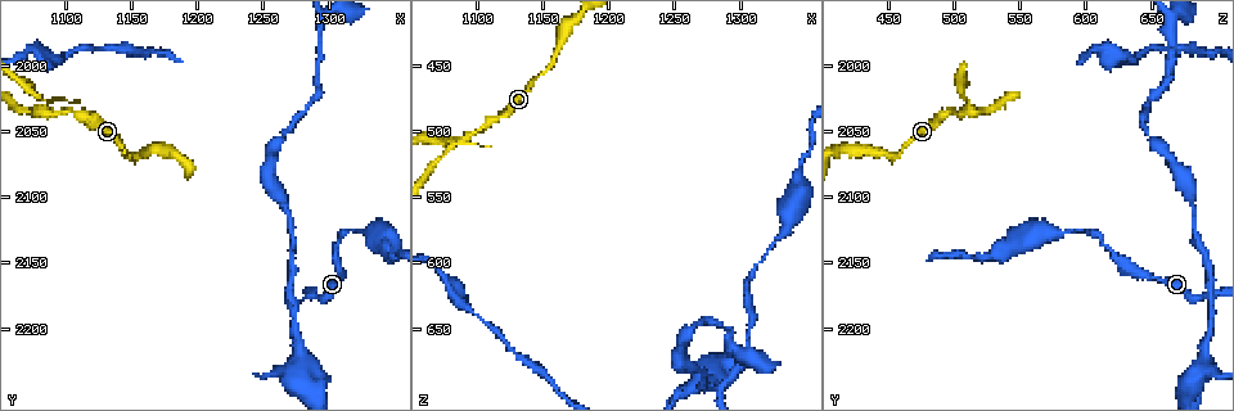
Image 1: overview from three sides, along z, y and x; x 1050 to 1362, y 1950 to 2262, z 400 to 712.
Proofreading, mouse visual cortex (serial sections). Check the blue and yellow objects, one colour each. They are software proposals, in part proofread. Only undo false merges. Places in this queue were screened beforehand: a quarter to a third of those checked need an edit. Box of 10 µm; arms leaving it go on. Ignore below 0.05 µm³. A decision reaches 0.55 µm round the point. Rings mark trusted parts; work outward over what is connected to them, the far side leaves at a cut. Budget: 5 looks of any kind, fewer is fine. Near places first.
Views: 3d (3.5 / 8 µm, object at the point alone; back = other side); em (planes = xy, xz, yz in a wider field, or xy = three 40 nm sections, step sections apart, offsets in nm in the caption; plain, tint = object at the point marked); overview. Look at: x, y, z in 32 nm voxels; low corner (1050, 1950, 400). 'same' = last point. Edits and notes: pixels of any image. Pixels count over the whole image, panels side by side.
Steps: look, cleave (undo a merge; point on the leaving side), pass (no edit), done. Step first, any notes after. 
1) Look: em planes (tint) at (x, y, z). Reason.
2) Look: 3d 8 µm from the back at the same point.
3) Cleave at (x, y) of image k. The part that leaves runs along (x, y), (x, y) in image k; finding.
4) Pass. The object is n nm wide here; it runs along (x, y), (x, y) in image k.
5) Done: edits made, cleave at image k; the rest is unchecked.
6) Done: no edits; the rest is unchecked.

Look: 3d 3.5 µm at (1282, 2180, 692). Thin neck.

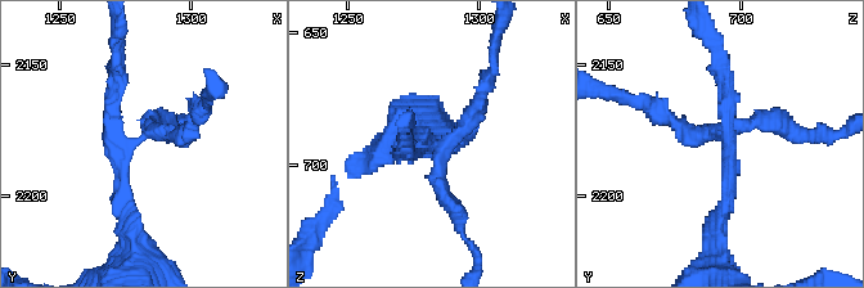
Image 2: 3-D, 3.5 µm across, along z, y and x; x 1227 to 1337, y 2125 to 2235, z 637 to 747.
Look: em xy step 2 (tint) at (1280, 2178, 694).

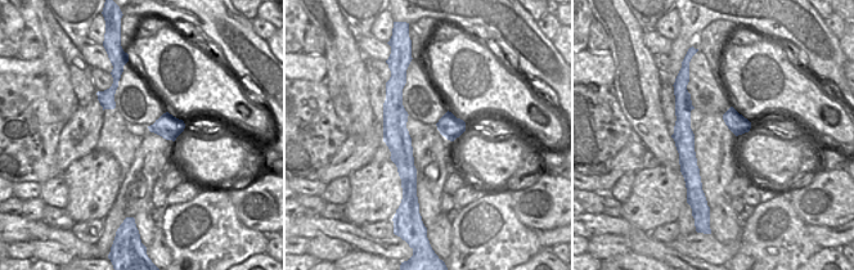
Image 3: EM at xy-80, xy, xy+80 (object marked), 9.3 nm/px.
Look: em xy step 3 (tint) at the same point. Cut it another way.

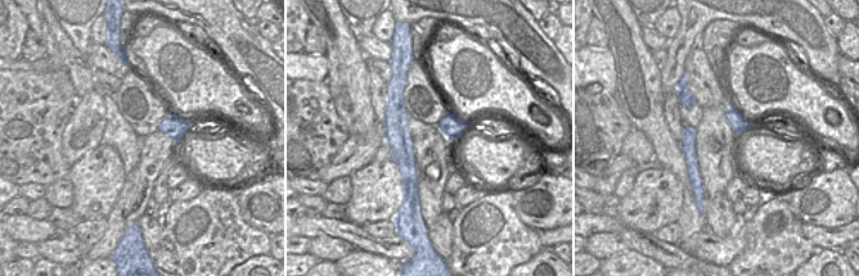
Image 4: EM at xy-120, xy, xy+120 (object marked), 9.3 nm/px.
Cleave at (391, 147) of image 2. The part that leaves runs along (139, 136), (120, 156), (135, 251) in image 2; a second cell is stuck on.

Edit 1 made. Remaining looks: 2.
Look: 3d 3.5 µm at (1084, 2034, 510). Three-way junction.

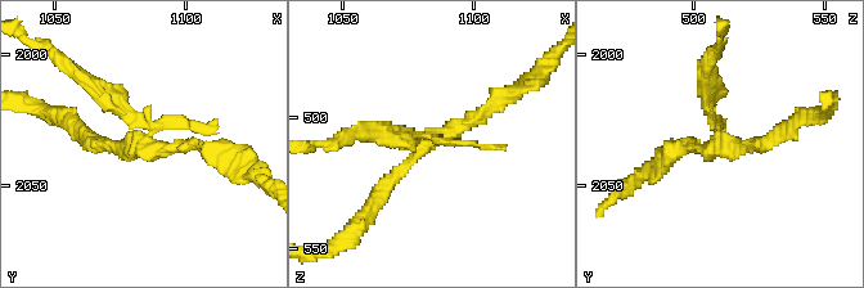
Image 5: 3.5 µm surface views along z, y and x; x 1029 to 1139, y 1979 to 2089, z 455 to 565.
Look: em xy step 3 (tint) at (1085, 2034, 509). Shape alone is not enough.

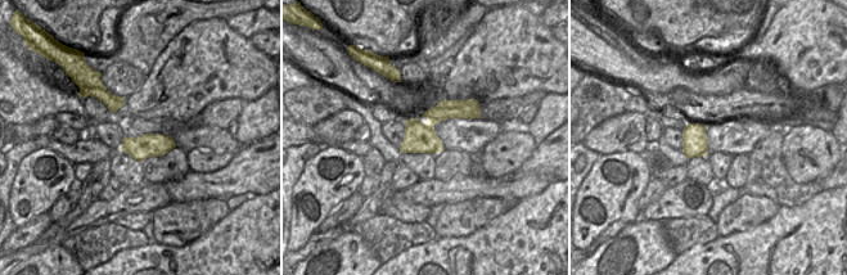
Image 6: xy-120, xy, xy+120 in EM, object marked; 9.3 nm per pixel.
Cleave at (117, 90) of image 5. The part that leaves runs along (135, 126), (59, 63), (55, 50) in image 5; two cells meet here.

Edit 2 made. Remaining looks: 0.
Done: edits made, cleave at image 2, cleave at image 5; the rest is unchecked.

